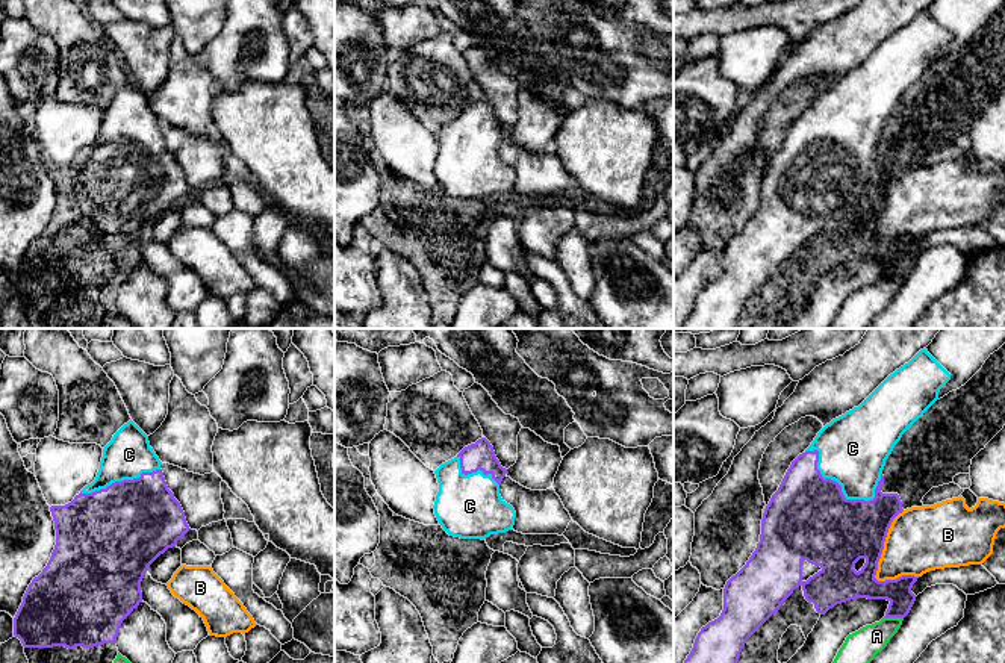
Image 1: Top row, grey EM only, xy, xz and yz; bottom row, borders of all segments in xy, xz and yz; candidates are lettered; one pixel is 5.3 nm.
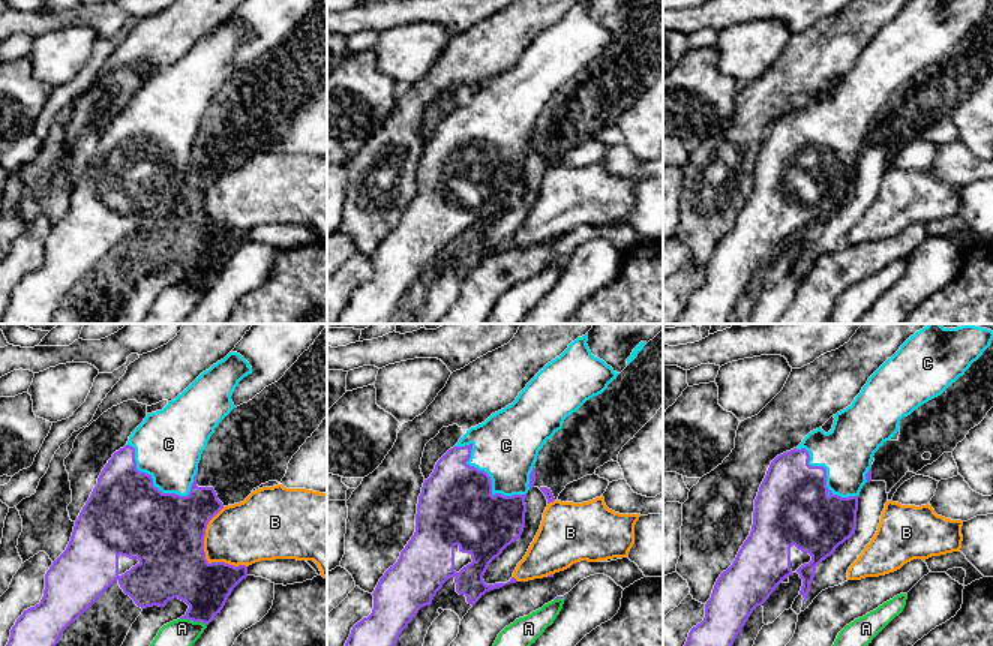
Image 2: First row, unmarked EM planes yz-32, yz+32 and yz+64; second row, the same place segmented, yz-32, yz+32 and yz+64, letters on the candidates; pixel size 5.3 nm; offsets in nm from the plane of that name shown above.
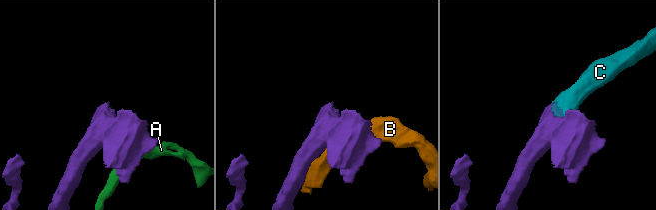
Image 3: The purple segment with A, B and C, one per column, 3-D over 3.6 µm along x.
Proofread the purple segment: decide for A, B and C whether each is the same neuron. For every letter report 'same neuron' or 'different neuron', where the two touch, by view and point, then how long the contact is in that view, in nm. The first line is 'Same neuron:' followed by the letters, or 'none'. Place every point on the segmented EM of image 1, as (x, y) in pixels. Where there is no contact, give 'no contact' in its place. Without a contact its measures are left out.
Same neuron: C
A: different neuron; meets purple in yz at (892, 616); contact 110 nm long
B: different neuron; meets purple in yz at (883, 545); contact 400 nm long
C: same neuron; meets purple in yz at (833, 480); contact 460 nm long

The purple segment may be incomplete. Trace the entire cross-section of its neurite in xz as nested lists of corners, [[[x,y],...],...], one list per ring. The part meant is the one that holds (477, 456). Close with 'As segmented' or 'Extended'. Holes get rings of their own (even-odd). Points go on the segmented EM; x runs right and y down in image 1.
[[[486,437],[465,447],[436,471],[434,515],[454,537],[481,539],[513,528],[516,512],[499,495],[507,474]]]. Extended

